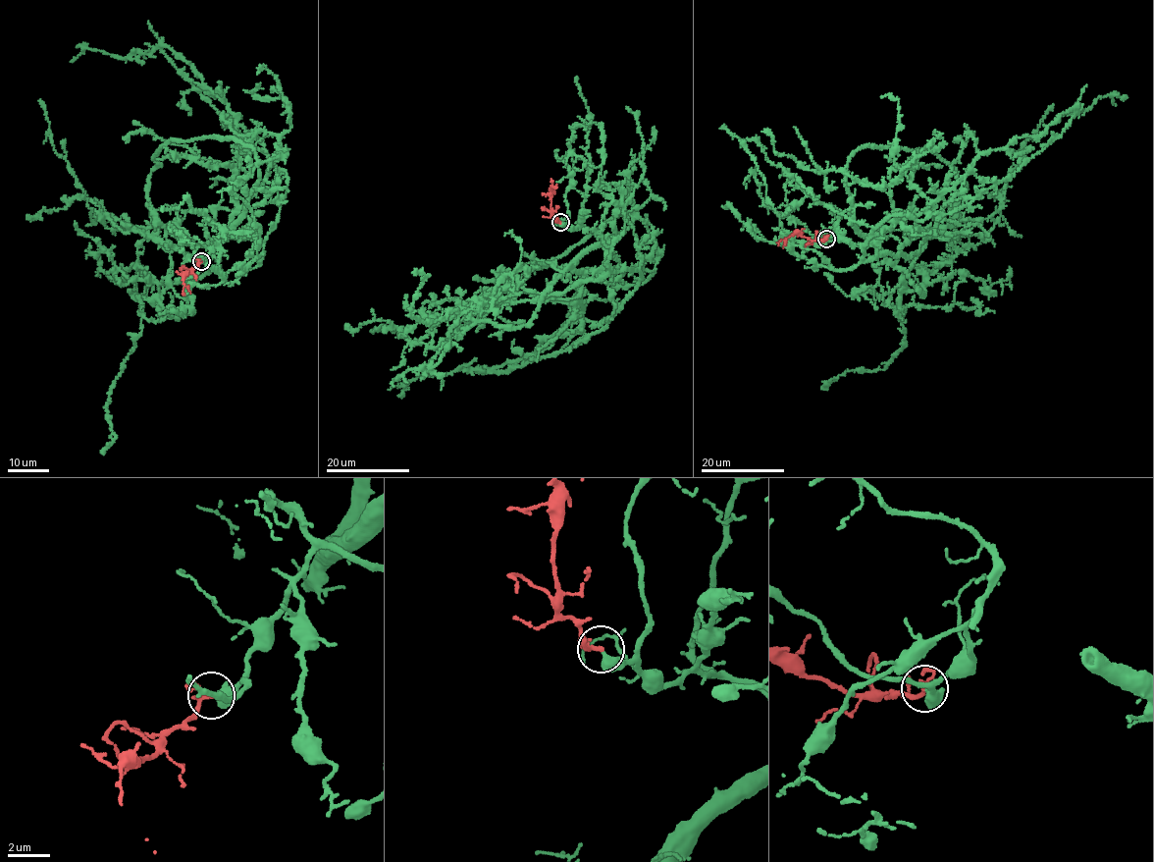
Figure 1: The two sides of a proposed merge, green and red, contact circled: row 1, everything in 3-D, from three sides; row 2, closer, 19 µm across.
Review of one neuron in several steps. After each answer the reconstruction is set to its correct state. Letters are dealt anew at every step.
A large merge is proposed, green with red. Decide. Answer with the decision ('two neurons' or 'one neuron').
one neuron

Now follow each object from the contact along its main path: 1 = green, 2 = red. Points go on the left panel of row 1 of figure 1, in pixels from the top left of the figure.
1: (201, 261), (223, 232), (256, 231), (170, 253), (160, 321), (142, 318), (101, 454)
2: (201, 261), (184, 275), (183, 295)

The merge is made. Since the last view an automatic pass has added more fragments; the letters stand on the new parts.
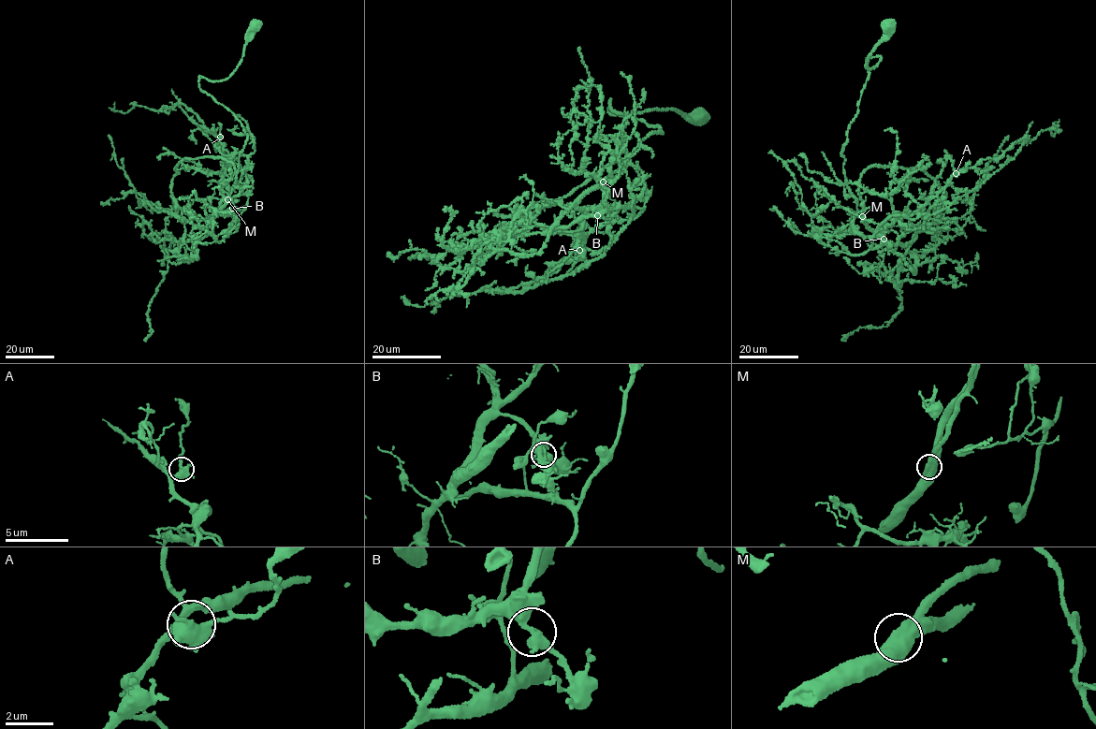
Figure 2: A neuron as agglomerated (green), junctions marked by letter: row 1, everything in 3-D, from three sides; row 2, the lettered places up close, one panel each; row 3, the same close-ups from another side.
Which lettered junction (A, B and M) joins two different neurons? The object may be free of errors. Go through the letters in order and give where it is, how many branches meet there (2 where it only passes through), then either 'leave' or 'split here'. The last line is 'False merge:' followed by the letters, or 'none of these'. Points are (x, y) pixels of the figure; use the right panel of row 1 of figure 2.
A: place (956, 173); branches 3; leave
B: place (884, 239); branches 2; leave
M: place (862, 216); branches 2; leave
False merge: none of these

